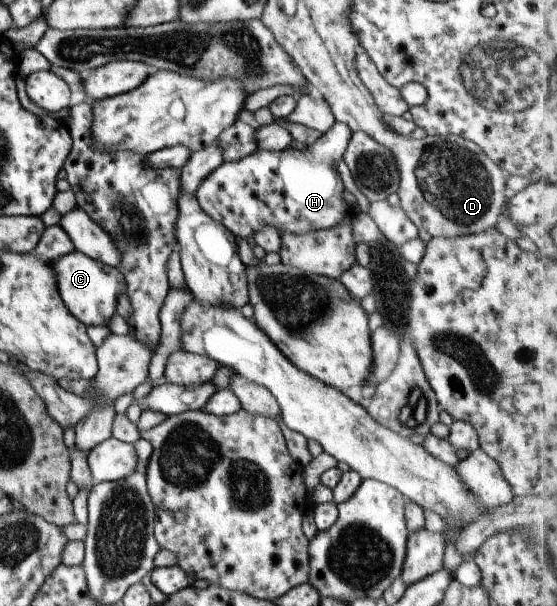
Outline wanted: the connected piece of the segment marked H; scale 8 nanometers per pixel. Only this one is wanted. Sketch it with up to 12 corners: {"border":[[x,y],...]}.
{"border":[[336,121],[303,151],[255,150],[196,200],[234,236],[306,234],[350,212]]}

